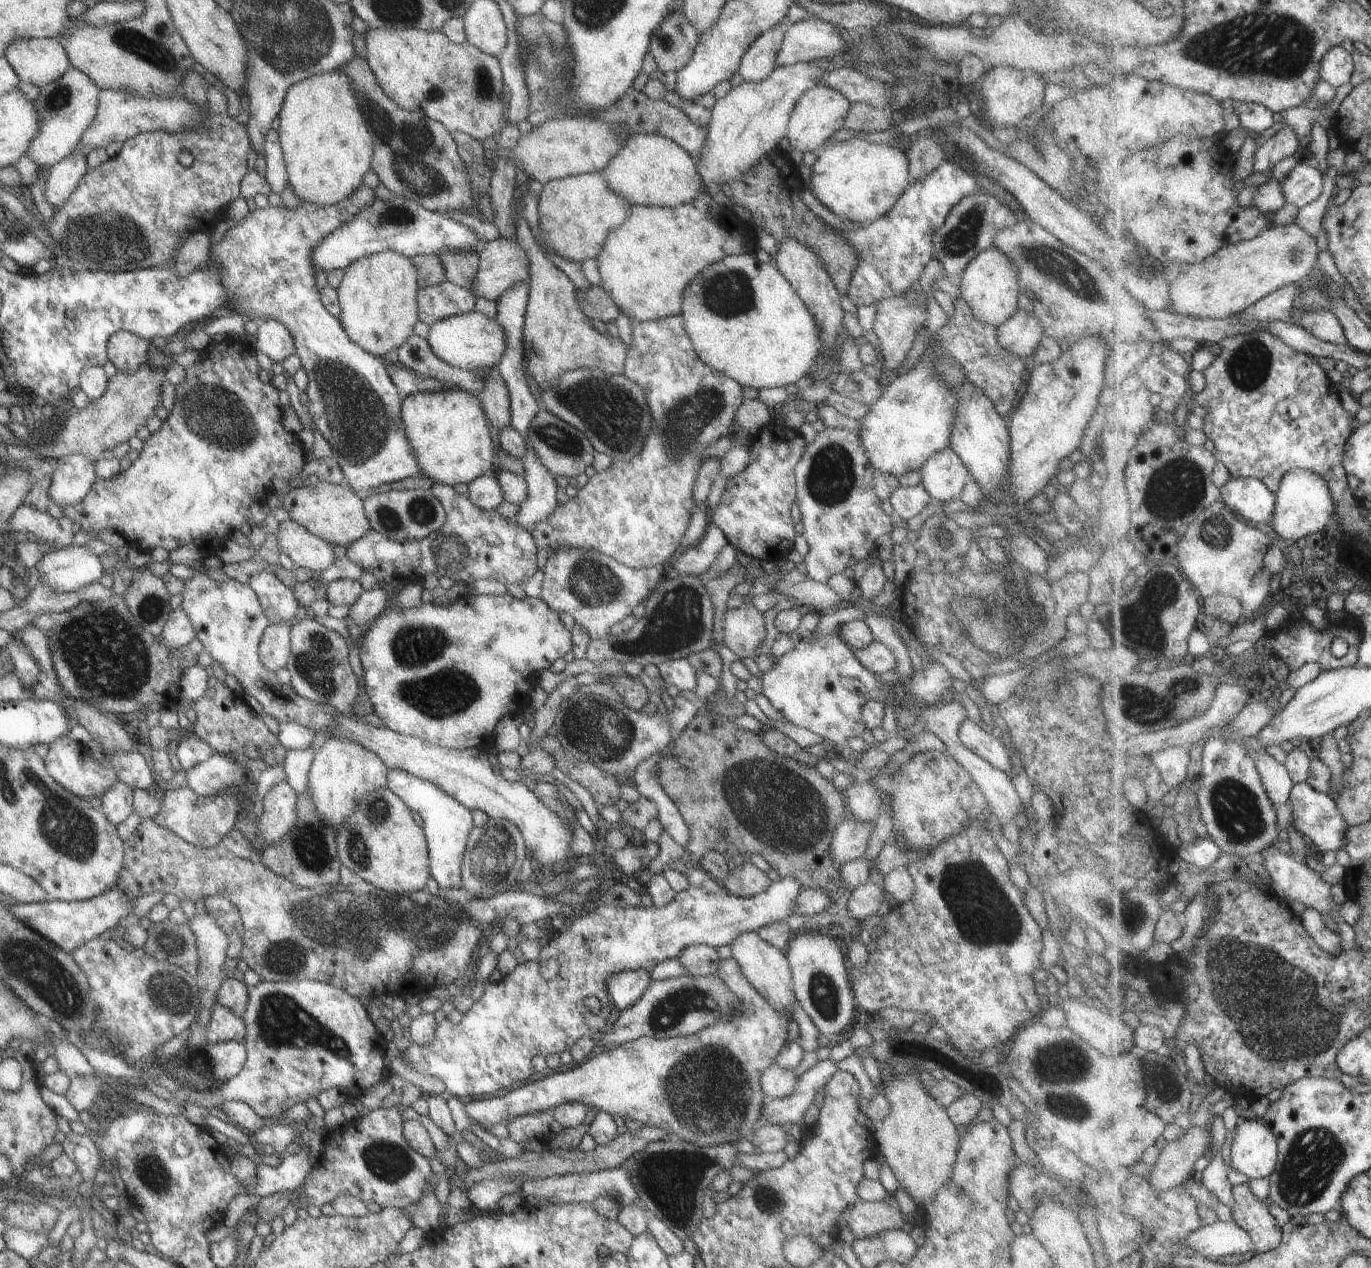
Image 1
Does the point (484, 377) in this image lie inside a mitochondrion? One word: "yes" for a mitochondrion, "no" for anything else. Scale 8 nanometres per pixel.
no

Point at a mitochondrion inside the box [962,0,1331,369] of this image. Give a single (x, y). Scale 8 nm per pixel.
(1272, 43)

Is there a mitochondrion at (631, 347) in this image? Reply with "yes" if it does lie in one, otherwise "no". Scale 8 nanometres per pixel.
no

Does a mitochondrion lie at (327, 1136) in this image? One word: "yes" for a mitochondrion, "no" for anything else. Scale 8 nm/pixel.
no

